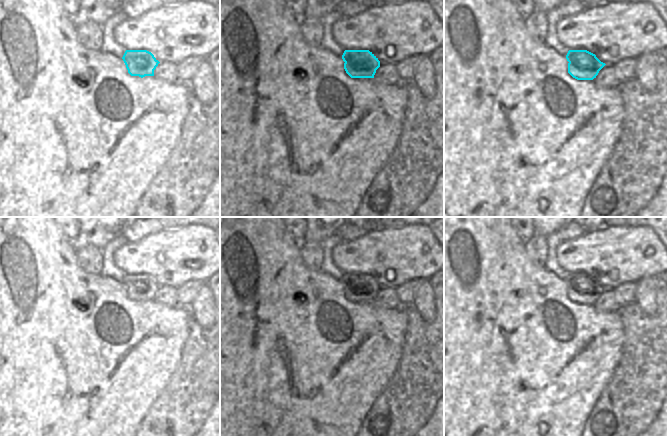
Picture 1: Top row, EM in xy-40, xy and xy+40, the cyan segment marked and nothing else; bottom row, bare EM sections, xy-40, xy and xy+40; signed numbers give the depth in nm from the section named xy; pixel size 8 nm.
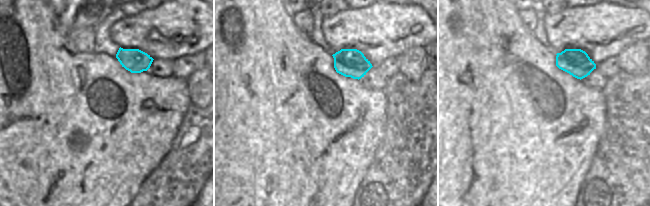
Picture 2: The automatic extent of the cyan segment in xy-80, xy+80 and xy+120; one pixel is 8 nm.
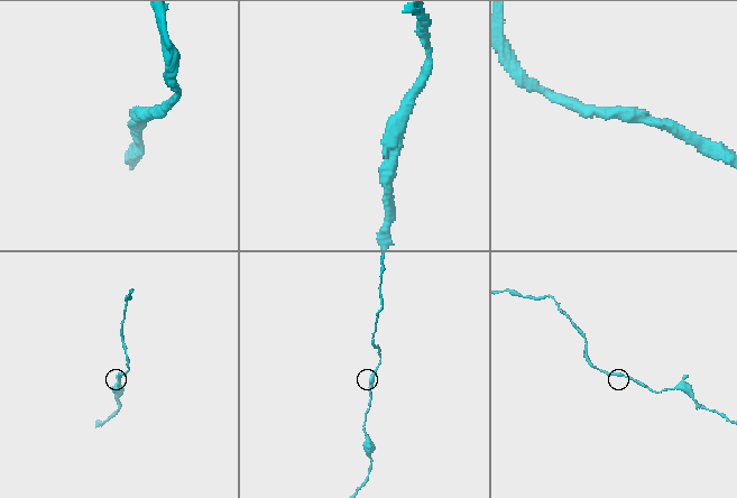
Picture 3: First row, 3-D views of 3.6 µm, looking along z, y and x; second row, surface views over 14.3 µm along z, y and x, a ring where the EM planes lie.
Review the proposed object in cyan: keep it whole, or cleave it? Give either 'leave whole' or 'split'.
leave whole

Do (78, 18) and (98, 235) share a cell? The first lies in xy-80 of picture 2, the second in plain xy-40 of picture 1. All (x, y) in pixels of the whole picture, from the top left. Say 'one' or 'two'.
one

